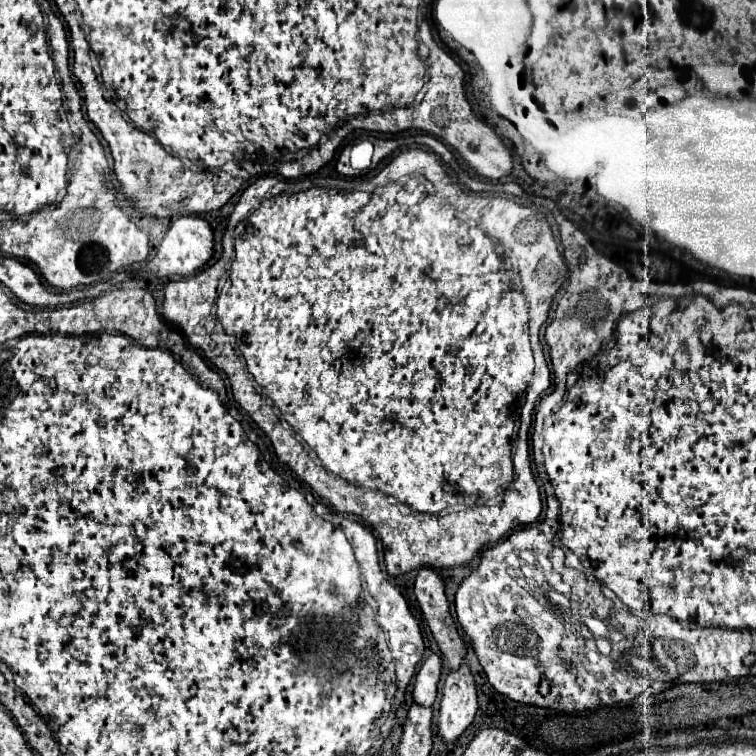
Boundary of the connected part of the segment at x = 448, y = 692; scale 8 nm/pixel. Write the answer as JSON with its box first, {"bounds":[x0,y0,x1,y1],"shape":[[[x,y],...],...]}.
{"bounds":[437,664,477,744],"shape":[[[461,664],[459,670],[449,672],[443,686],[437,734],[445,744],[455,742],[473,722],[477,712],[477,688],[467,664]]]}

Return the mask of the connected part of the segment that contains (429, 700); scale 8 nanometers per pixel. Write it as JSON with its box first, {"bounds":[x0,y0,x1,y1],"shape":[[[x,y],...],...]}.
{"bounds":[413,654,441,706],"shape":[[[431,654],[421,670],[415,676],[415,688],[413,688],[413,702],[431,706],[437,696],[437,682],[441,678],[441,658],[437,654]]]}

